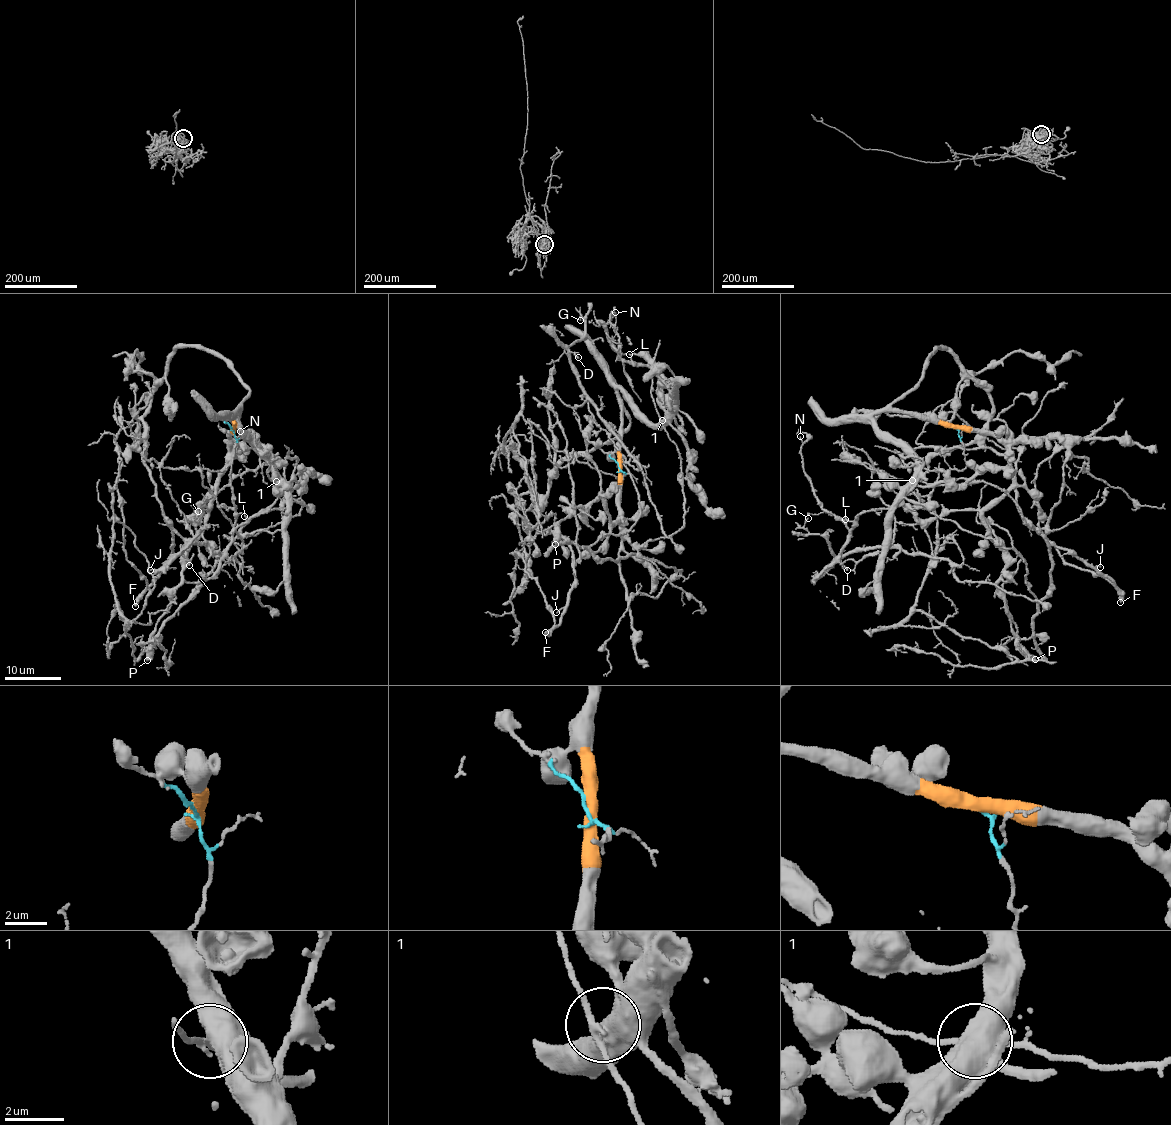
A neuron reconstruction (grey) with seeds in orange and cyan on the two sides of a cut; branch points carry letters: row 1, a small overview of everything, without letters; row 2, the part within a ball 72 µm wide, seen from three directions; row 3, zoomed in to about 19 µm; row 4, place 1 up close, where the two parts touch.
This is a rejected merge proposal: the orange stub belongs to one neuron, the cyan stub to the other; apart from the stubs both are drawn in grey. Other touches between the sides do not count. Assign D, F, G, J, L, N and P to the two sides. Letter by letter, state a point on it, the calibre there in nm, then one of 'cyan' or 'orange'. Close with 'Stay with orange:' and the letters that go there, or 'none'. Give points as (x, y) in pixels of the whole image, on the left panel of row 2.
D: (189, 565) | 160 nm | orange
F: (135, 606) | 440 nm | cyan
G: (198, 511) | 140 nm | orange
J: (150, 570) | 100 nm | cyan
L: (244, 516) | 140 nm | orange
N: (240, 431) | 100 nm | orange
P: (147, 660) | 550 nm | orange
Stay with orange: D, G, L, N, P

